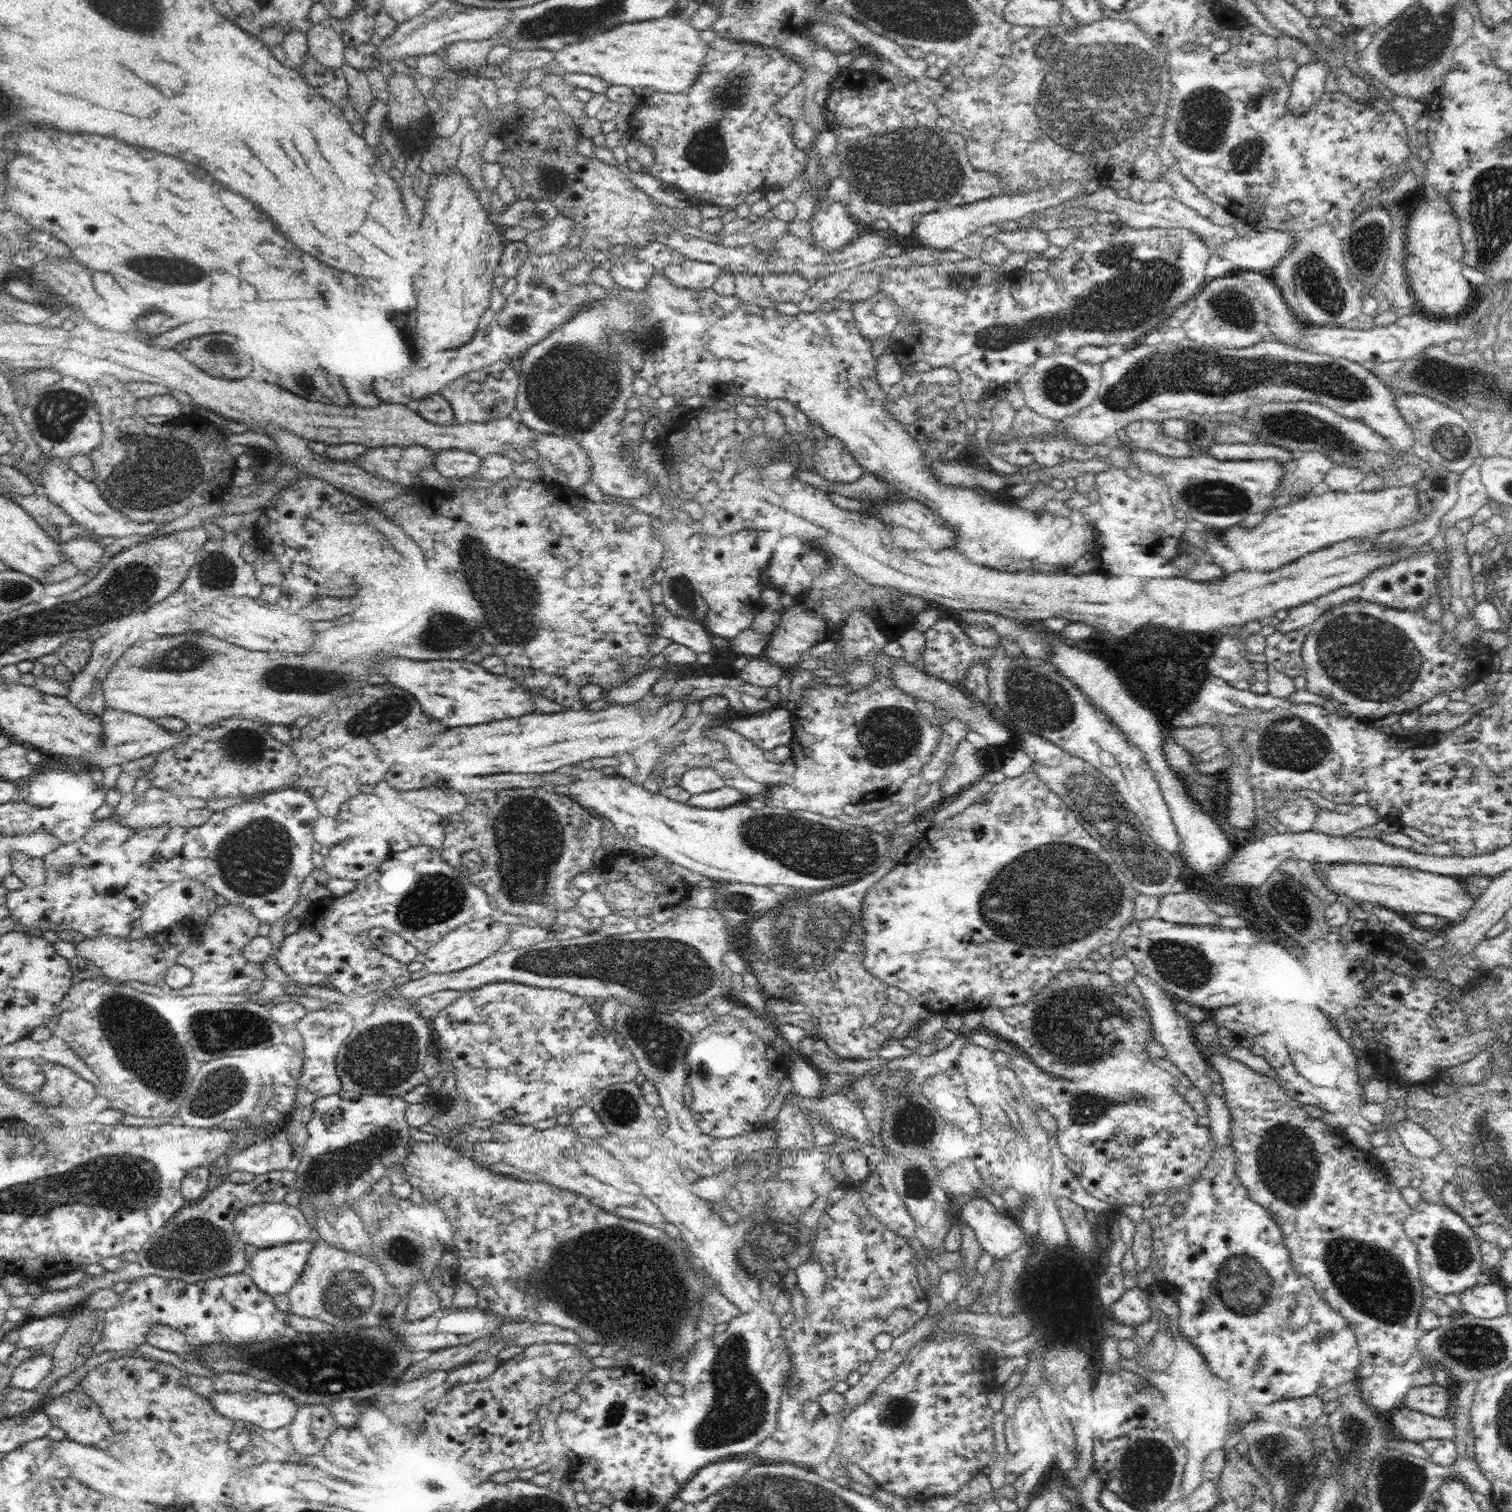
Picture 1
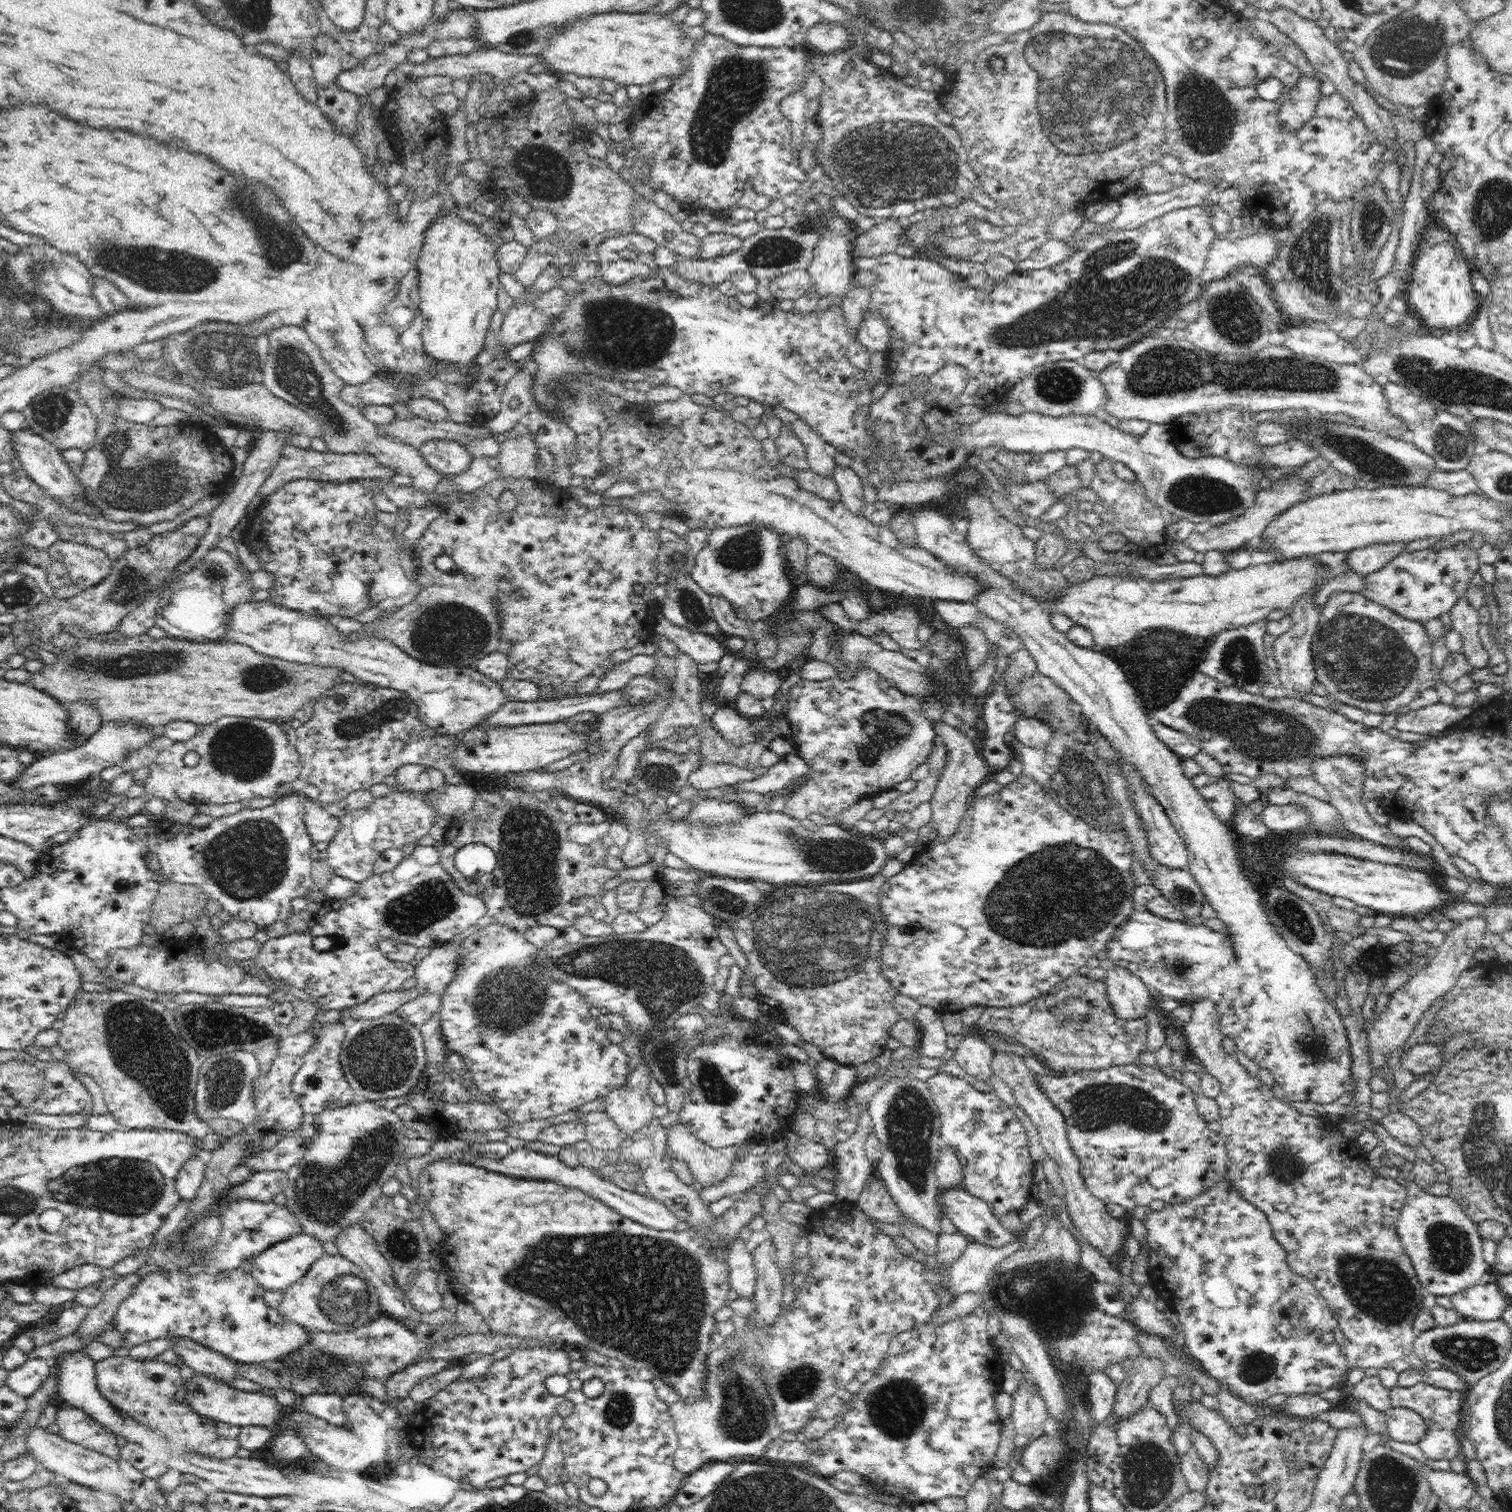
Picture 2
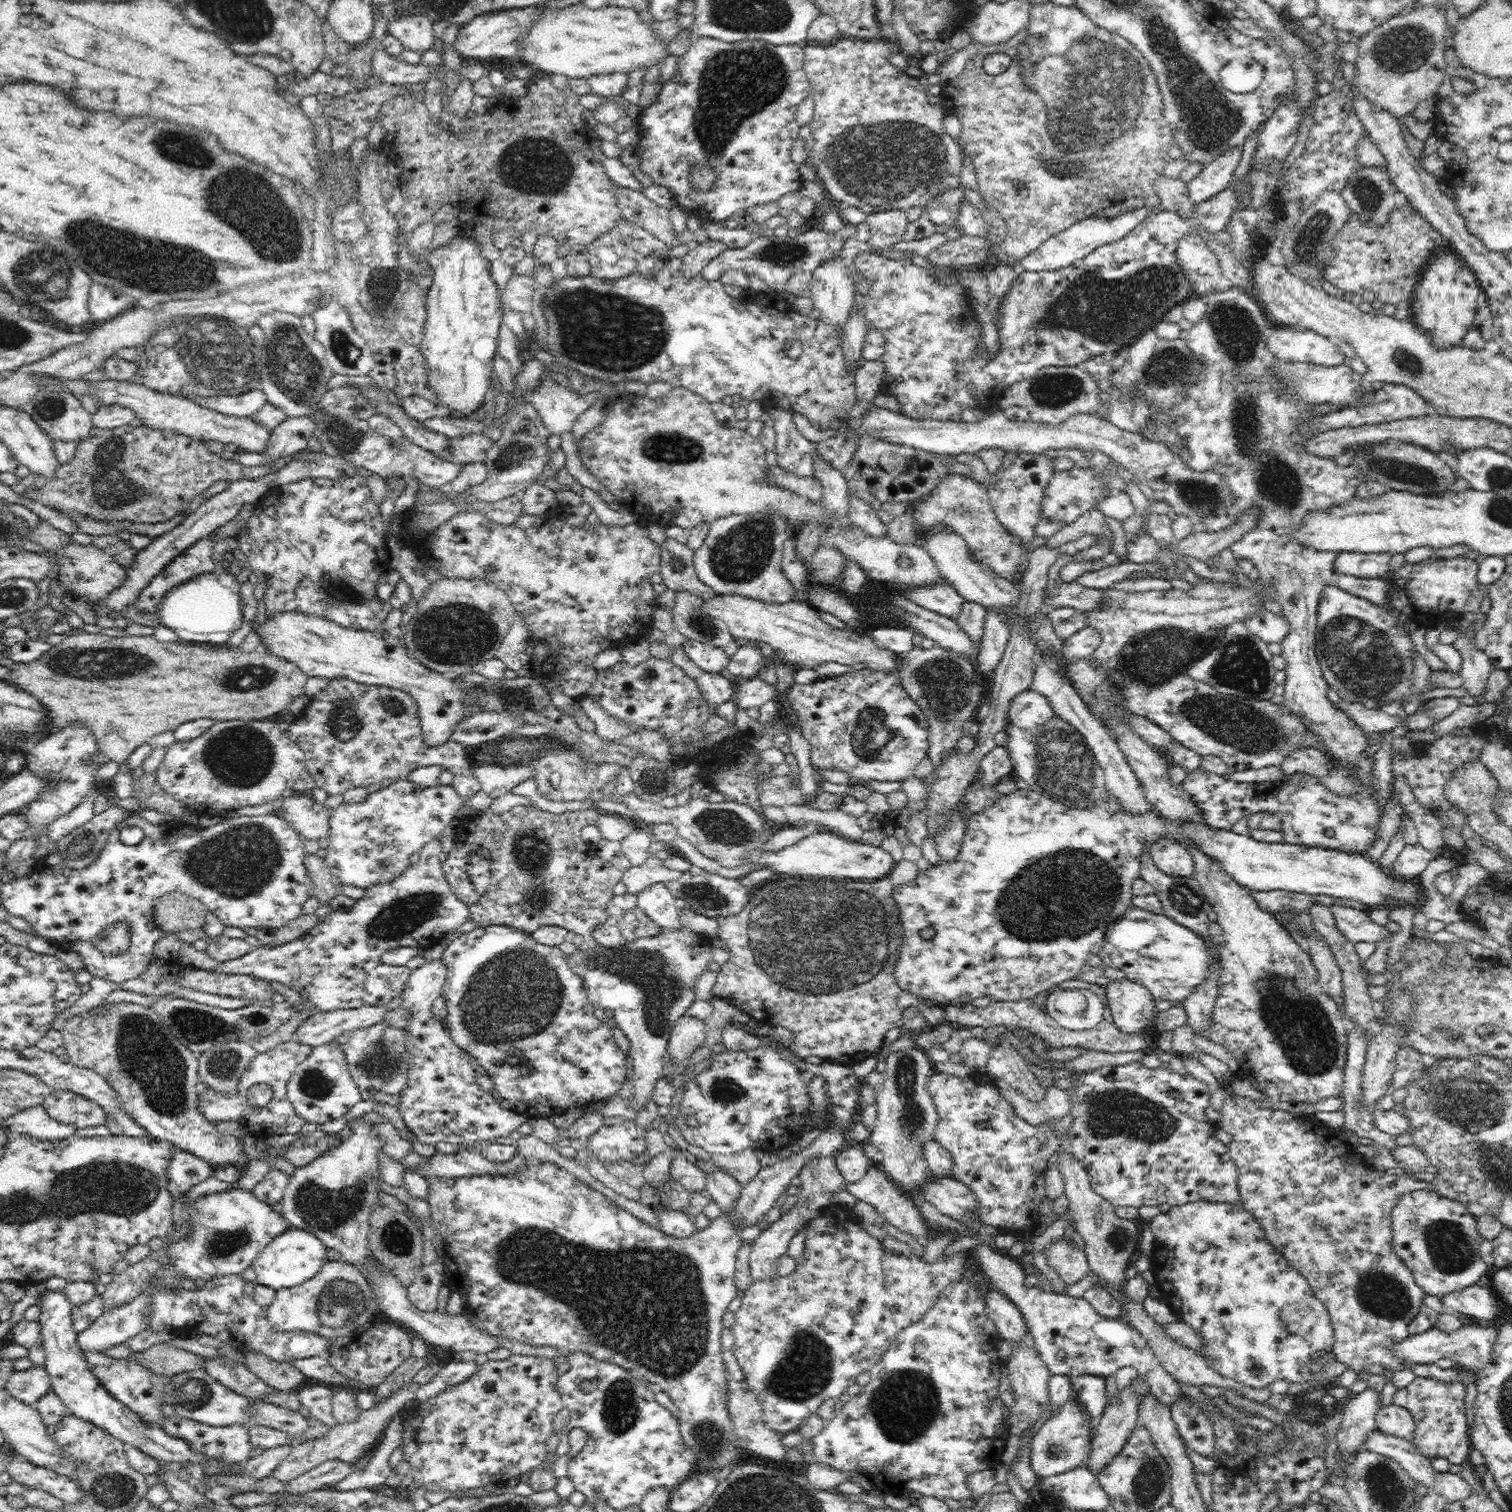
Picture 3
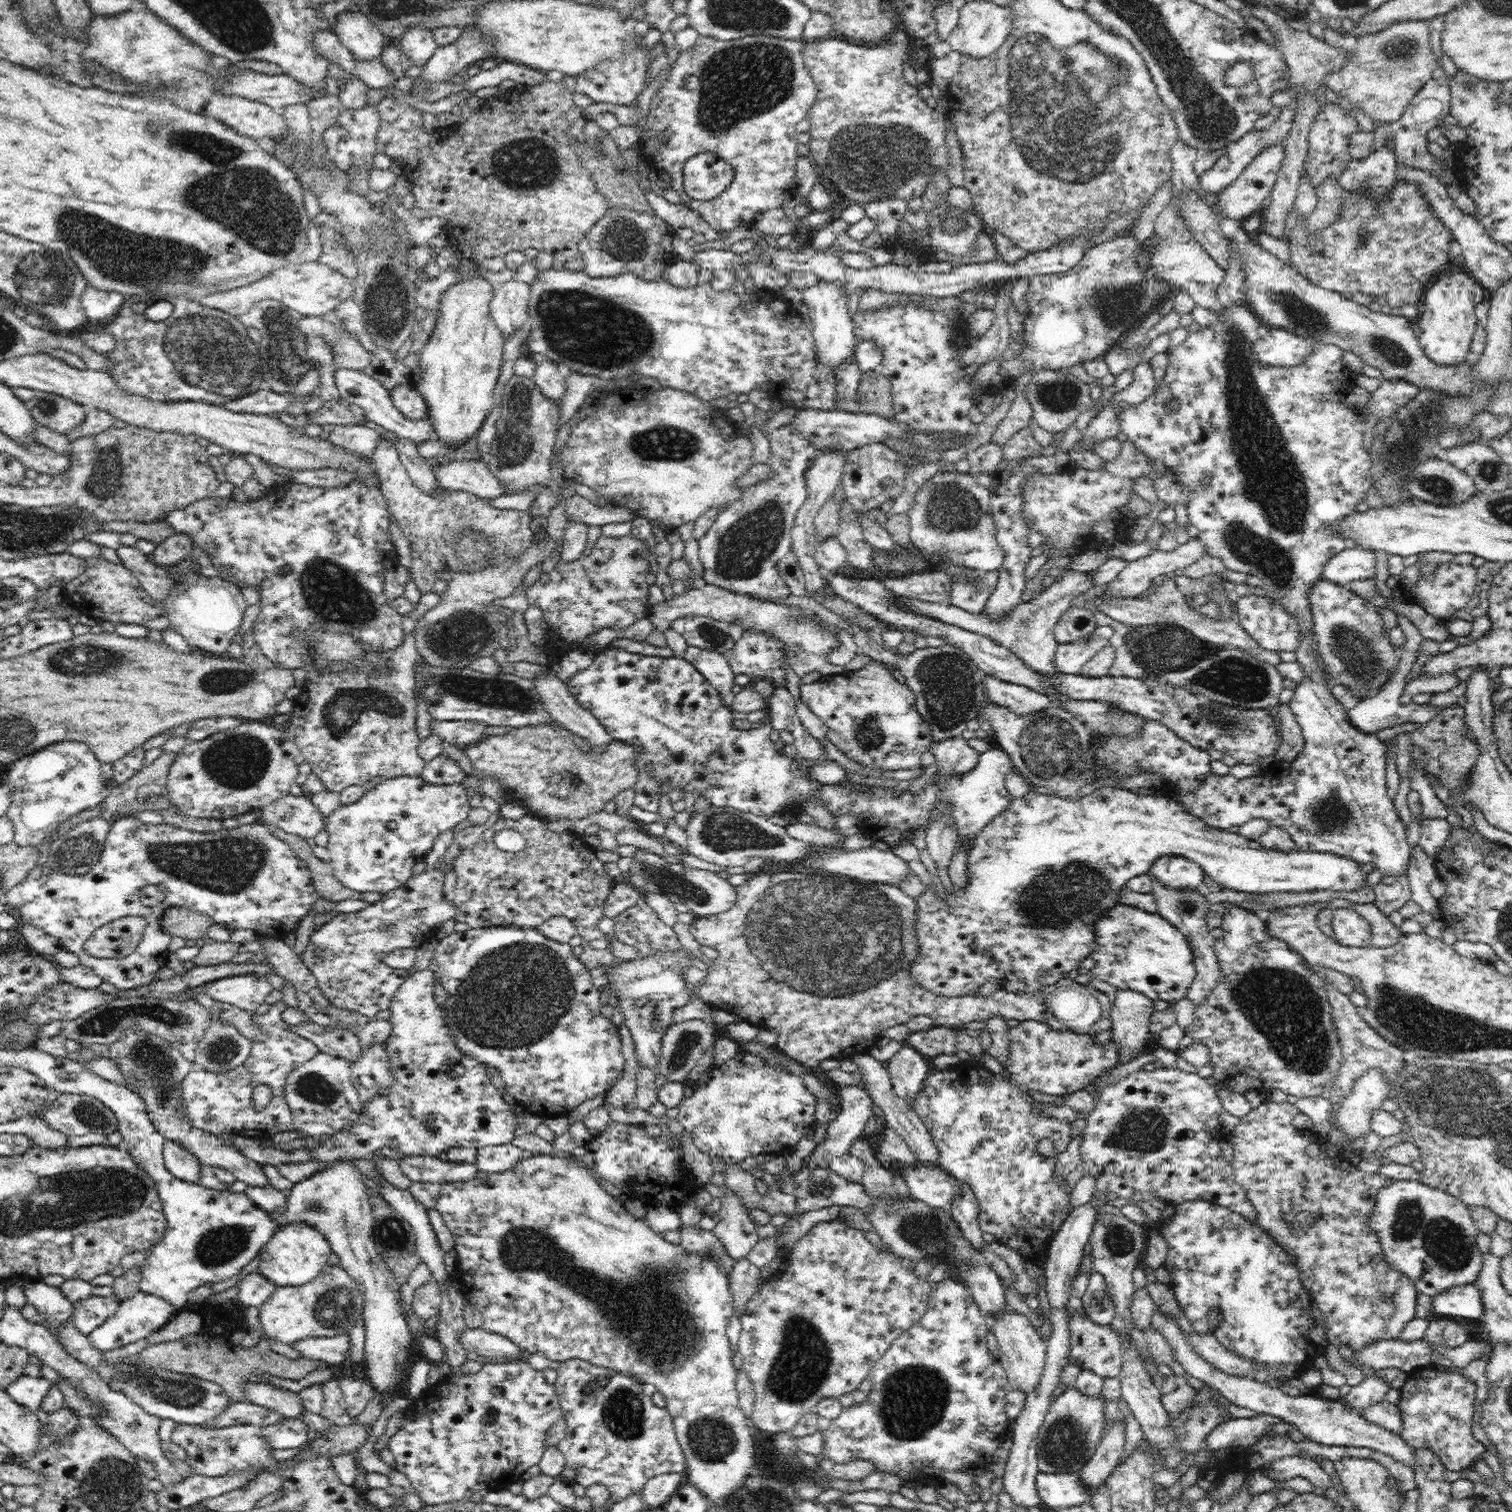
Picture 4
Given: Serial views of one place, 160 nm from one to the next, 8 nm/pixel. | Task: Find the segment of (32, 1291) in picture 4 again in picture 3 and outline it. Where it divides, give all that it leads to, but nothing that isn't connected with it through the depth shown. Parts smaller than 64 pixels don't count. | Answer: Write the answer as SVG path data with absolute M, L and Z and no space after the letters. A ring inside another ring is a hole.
M47 1290L38 1303L39 1323L41 1324L41 1344L45 1352L45 1370L51 1381L51 1391L53 1391L60 1401L73 1416L81 1418L103 1429L108 1434L118 1438L124 1443L132 1443L136 1449L144 1454L153 1456L157 1461L164 1460L167 1464L170 1462L180 1462L181 1467L187 1468L187 1462L198 1463L203 1467L204 1474L213 1472L212 1477L217 1485L234 1486L235 1490L240 1492L255 1491L255 1485L258 1479L248 1476L244 1473L235 1473L235 1465L243 1465L242 1462L234 1464L224 1464L216 1462L215 1458L205 1458L203 1454L194 1452L188 1447L188 1444L178 1438L169 1436L158 1425L147 1426L143 1424L142 1418L135 1414L128 1406L116 1401L104 1386L98 1381L98 1378L92 1374L88 1365L84 1351L79 1347L78 1333L73 1327L73 1318L71 1310L73 1304L66 1298L65 1293ZM221 1470L221 1471L219 1471ZM226 1470L229 1470L227 1474Z

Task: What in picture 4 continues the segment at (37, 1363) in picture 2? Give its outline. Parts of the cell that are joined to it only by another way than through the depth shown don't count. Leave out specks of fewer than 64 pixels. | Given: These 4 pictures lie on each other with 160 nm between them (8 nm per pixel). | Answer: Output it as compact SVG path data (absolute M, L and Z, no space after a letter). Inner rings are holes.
M23 1375L16 1382L10 1384L6 1392L15 1402L34 1412L41 1407L51 1386L46 1378Z

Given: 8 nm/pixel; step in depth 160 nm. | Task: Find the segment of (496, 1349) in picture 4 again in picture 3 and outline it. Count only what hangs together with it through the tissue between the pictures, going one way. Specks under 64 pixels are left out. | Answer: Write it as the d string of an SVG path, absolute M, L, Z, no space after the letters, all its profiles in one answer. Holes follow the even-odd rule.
M370 1261L366 1265L370 1275L371 1287L375 1294L375 1301L379 1306L378 1310L387 1314L390 1320L394 1320L395 1323L402 1325L404 1328L410 1327L414 1332L420 1333L429 1347L441 1347L445 1350L452 1350L452 1352L472 1350L472 1352L477 1352L477 1354L486 1354L500 1347L495 1336L492 1336L486 1330L474 1326L467 1319L465 1313L452 1315L446 1311L442 1313L421 1311L409 1301L407 1287L392 1275L389 1269L378 1262L372 1263Z

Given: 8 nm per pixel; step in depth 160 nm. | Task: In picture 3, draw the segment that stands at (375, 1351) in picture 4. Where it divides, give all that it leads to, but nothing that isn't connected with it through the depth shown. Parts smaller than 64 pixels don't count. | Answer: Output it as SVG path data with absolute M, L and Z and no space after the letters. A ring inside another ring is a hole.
M357 1117L349 1123L352 1130L350 1137L341 1139L339 1145L323 1152L320 1157L315 1158L307 1166L296 1169L296 1172L289 1176L284 1196L282 1197L282 1216L286 1218L294 1229L305 1230L316 1235L327 1248L334 1248L340 1252L340 1259L352 1263L361 1269L361 1274L366 1277L368 1283L370 1275L367 1265L370 1261L376 1263L375 1257L370 1252L368 1233L370 1232L369 1218L373 1205L380 1202L380 1159L378 1154L383 1151L384 1140L376 1131L376 1123L367 1122Z

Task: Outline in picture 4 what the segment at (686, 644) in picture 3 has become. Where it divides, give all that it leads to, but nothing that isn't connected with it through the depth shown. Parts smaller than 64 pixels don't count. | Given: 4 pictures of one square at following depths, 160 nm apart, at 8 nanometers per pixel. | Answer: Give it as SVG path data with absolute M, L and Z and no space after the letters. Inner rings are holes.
M688 645L684 651L684 659L706 677L711 688L720 694L723 705L731 707L735 698L733 688L736 674L729 665L728 655Z

